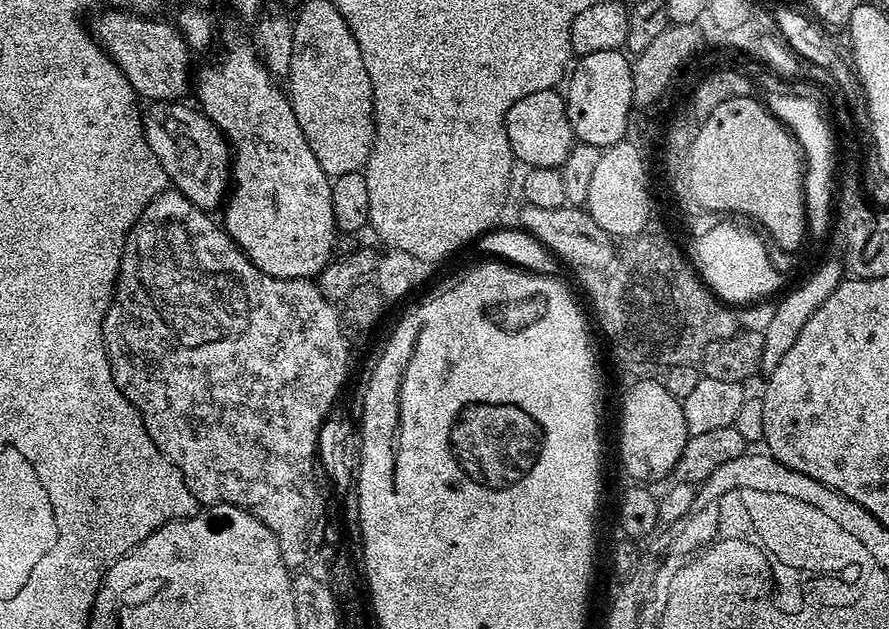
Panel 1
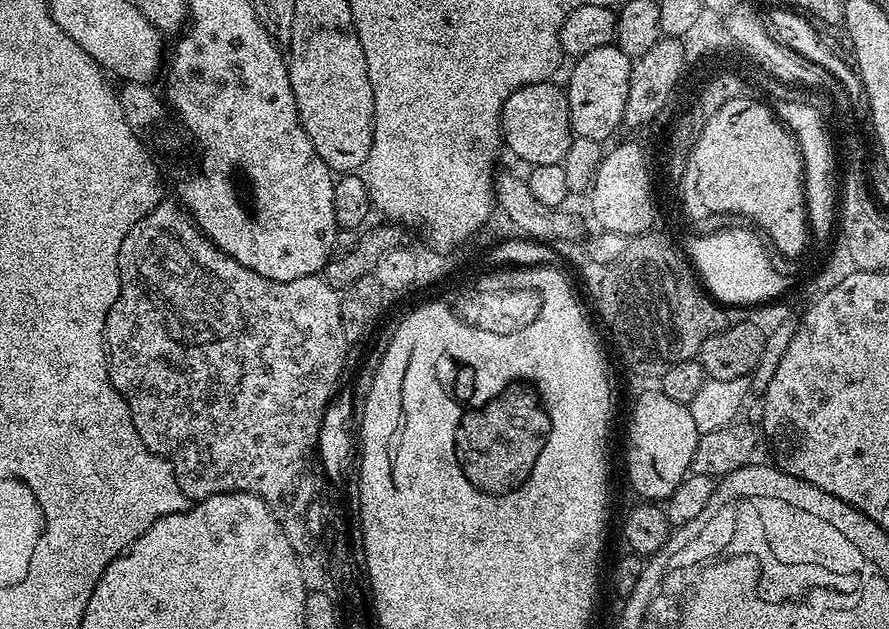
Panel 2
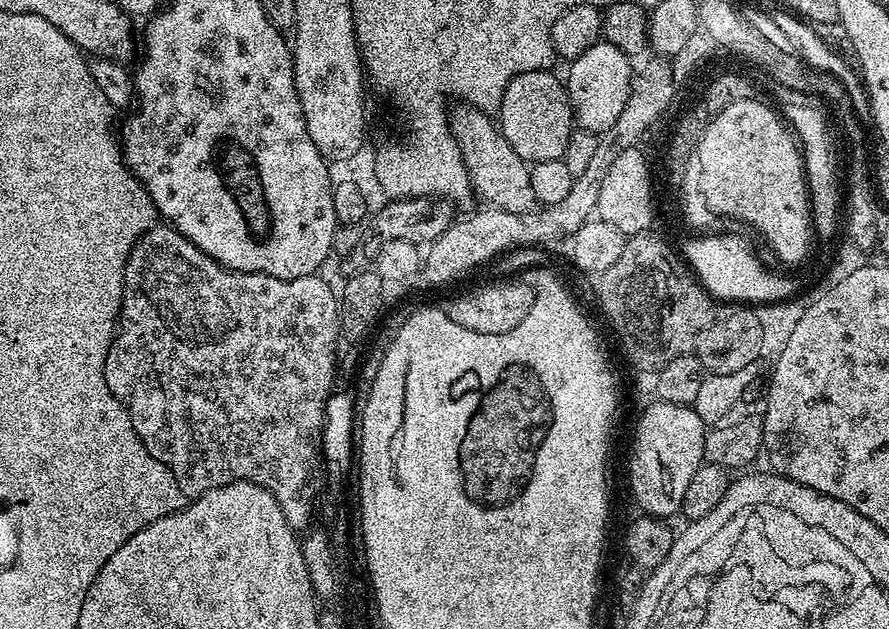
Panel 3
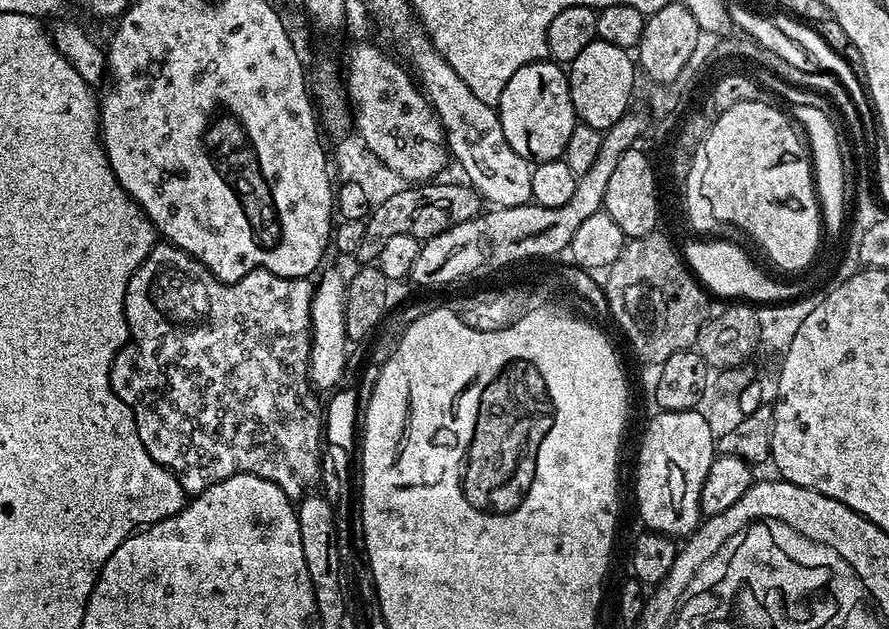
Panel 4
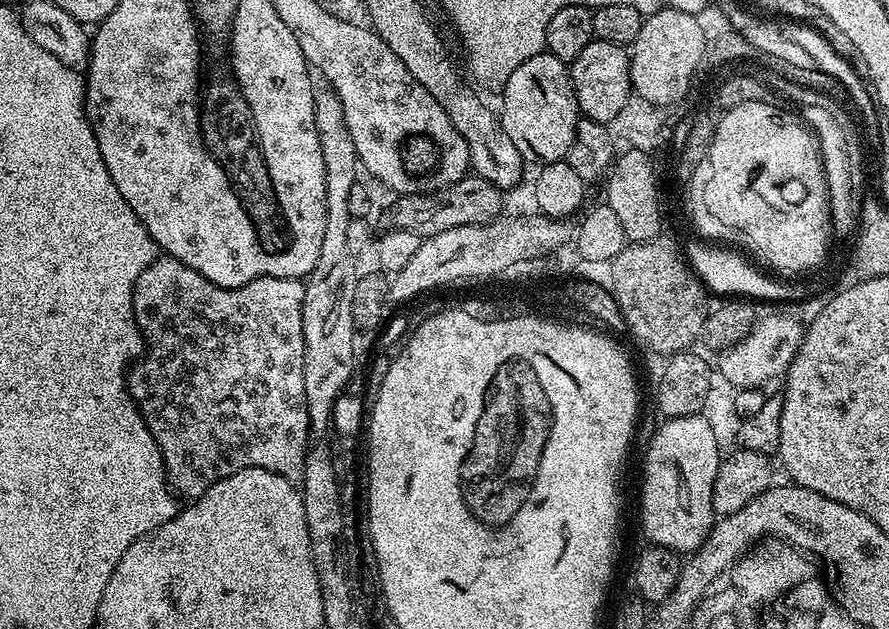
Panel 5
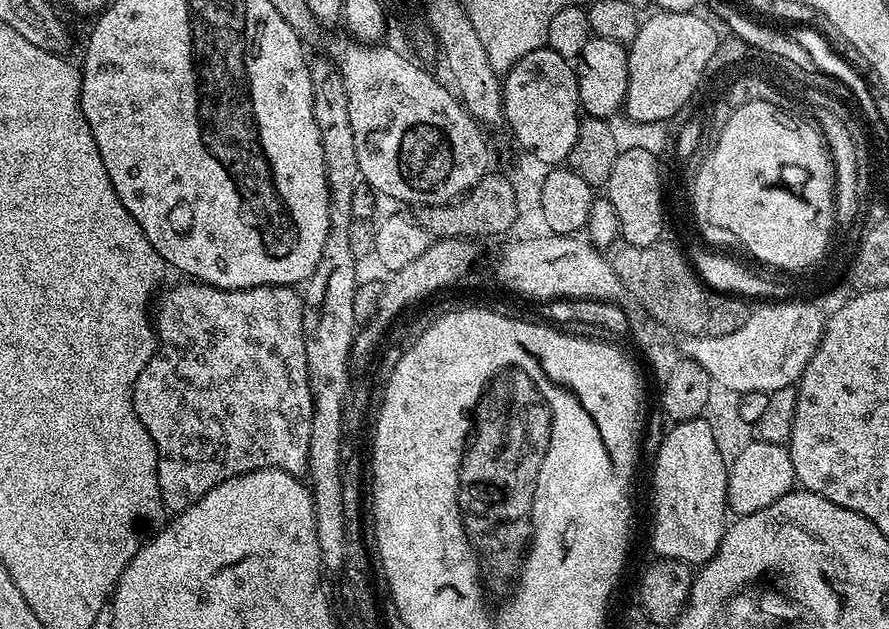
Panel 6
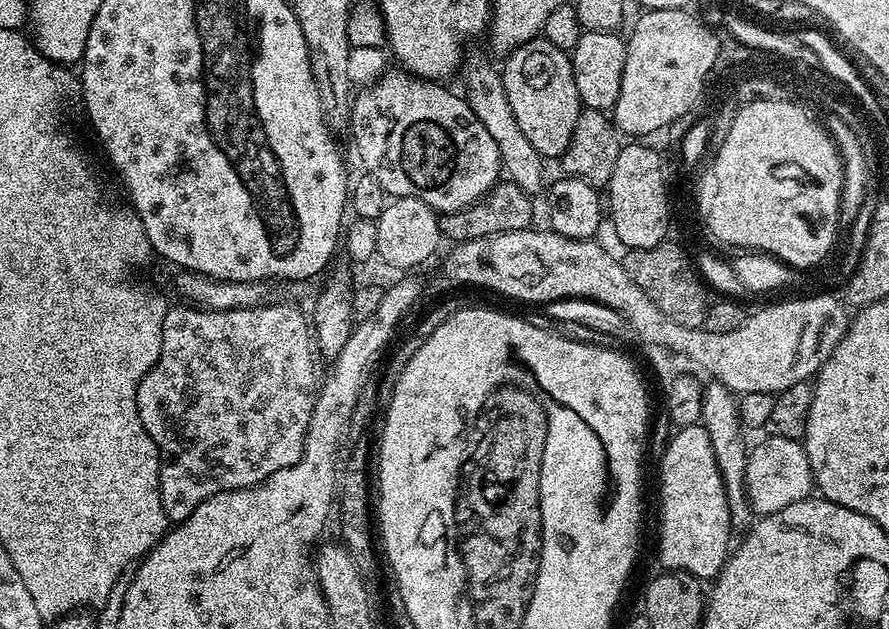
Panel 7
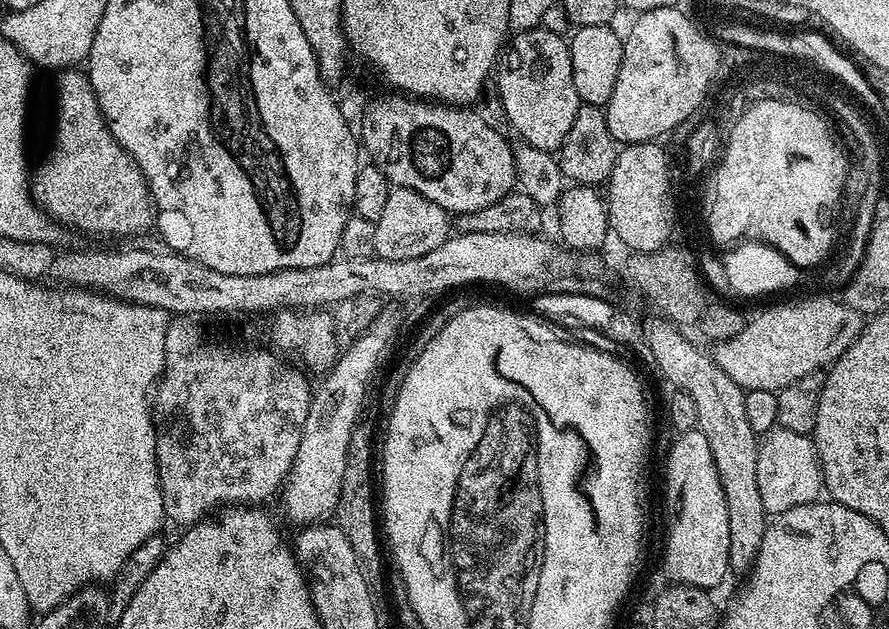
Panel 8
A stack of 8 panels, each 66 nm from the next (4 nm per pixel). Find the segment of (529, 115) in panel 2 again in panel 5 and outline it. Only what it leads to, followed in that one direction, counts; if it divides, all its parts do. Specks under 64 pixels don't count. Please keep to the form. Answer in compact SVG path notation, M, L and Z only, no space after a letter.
M547 50L539 52L534 58L522 62L514 74L510 74L504 83L502 95L504 101L498 107L498 119L525 161L540 160L539 163L545 165L567 157L574 142L576 124L582 119L567 63Z

